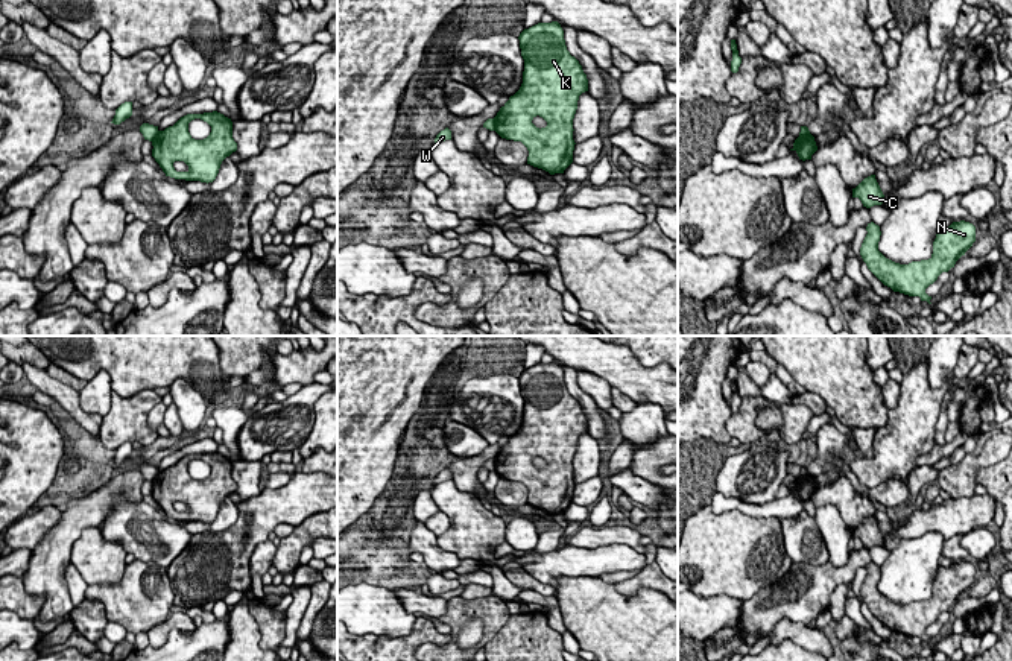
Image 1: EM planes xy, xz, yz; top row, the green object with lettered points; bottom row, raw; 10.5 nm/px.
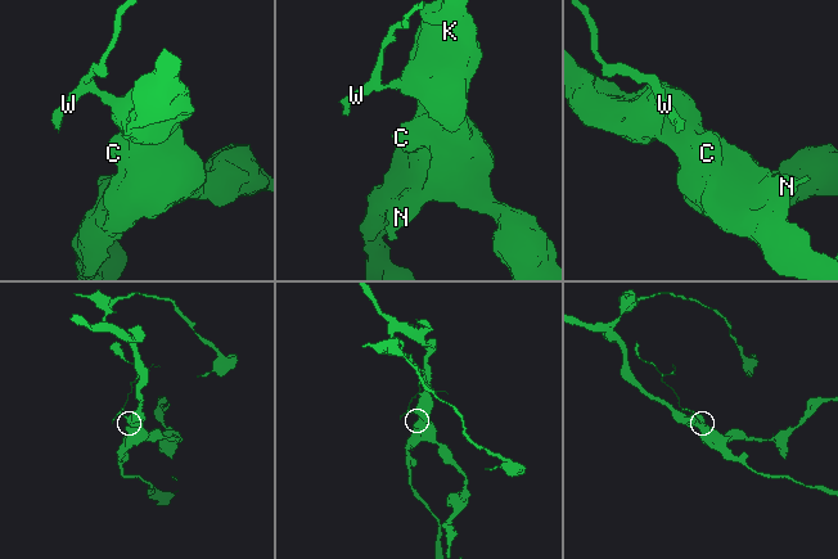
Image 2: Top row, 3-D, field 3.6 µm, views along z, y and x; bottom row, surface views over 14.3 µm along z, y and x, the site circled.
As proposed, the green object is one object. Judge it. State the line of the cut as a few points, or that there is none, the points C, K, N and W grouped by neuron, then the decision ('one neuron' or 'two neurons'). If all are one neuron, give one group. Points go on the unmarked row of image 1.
cut xy (158, 471), (151, 480); groups C K N / W; two neurons

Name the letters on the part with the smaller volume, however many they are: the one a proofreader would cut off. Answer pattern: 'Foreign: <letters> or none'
Foreign: W

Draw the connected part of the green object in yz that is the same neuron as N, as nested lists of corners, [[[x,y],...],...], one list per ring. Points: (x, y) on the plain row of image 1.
[[[871,562],[866,571],[868,574],[862,584],[860,596],[868,609],[893,632],[919,637],[921,641],[927,641],[928,644],[931,644],[931,637],[925,634],[925,629],[933,625],[942,612],[948,612],[954,608],[956,602],[965,596],[976,582],[976,567],[969,562],[953,562],[950,567],[939,565],[931,597],[928,600],[900,605],[886,599],[878,591],[880,567]]]

